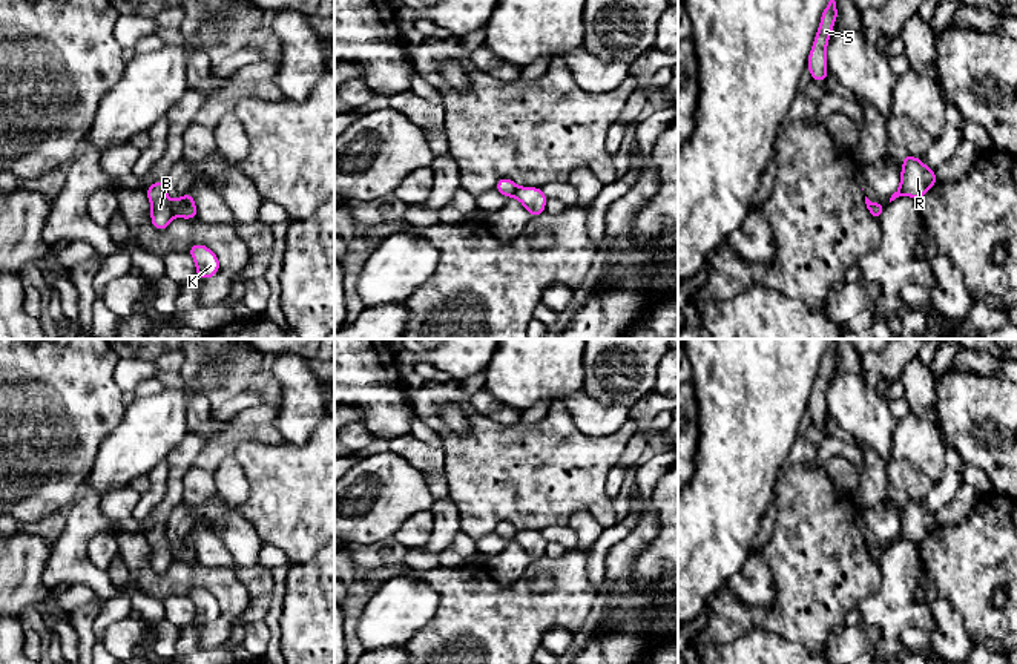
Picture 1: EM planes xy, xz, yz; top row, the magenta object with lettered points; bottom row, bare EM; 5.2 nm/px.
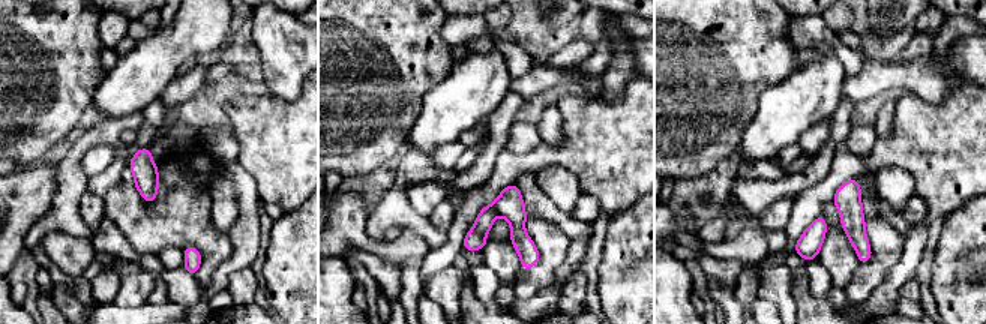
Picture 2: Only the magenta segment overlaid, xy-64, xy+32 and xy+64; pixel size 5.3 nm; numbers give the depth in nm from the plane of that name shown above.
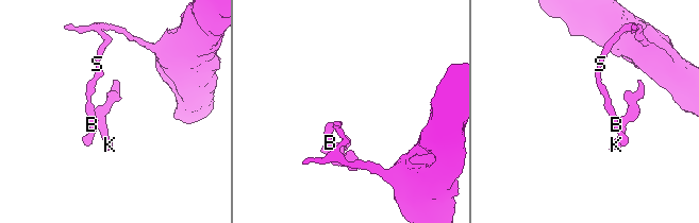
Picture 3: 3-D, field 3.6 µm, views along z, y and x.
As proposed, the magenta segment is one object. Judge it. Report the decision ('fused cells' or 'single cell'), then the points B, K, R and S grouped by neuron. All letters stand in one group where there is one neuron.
fused cells; B S / K R

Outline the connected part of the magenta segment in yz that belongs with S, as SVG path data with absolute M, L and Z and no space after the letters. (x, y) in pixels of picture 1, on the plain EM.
M833 339L821 359L821 368L808 399L807 413L811 417L811 423L824 425L828 422L827 386L830 377L833 376L833 368L836 362L838 362L838 350Z

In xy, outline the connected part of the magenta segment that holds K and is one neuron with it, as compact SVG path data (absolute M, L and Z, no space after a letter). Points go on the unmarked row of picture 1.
M193 587L189 597L196 606L196 620L199 623L209 623L219 615L219 603L209 590Z

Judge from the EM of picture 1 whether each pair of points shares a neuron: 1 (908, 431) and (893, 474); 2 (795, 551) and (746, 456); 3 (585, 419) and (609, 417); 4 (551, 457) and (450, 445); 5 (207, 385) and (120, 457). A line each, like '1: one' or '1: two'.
1: two
2: two
3: one
4: one
5: one

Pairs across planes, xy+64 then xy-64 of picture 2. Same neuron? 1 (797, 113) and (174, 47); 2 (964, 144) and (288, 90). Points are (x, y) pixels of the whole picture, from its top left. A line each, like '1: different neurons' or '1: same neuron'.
1: same neuron
2: different neurons

